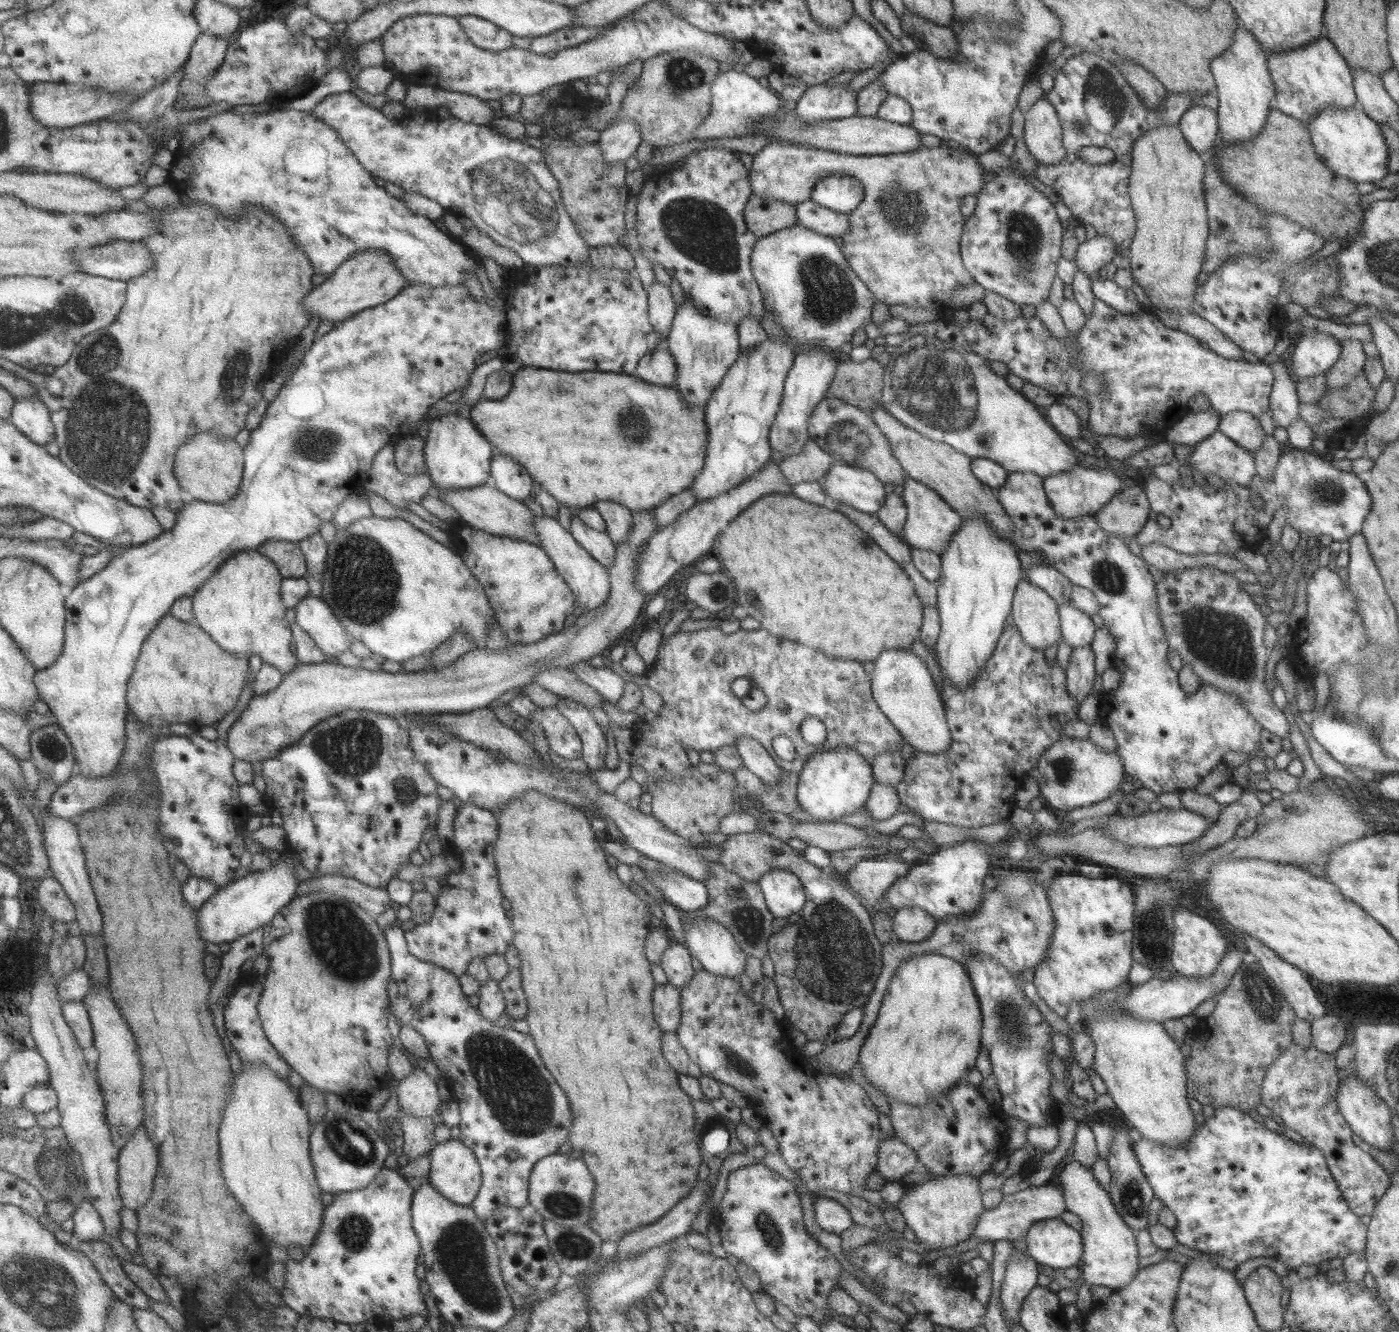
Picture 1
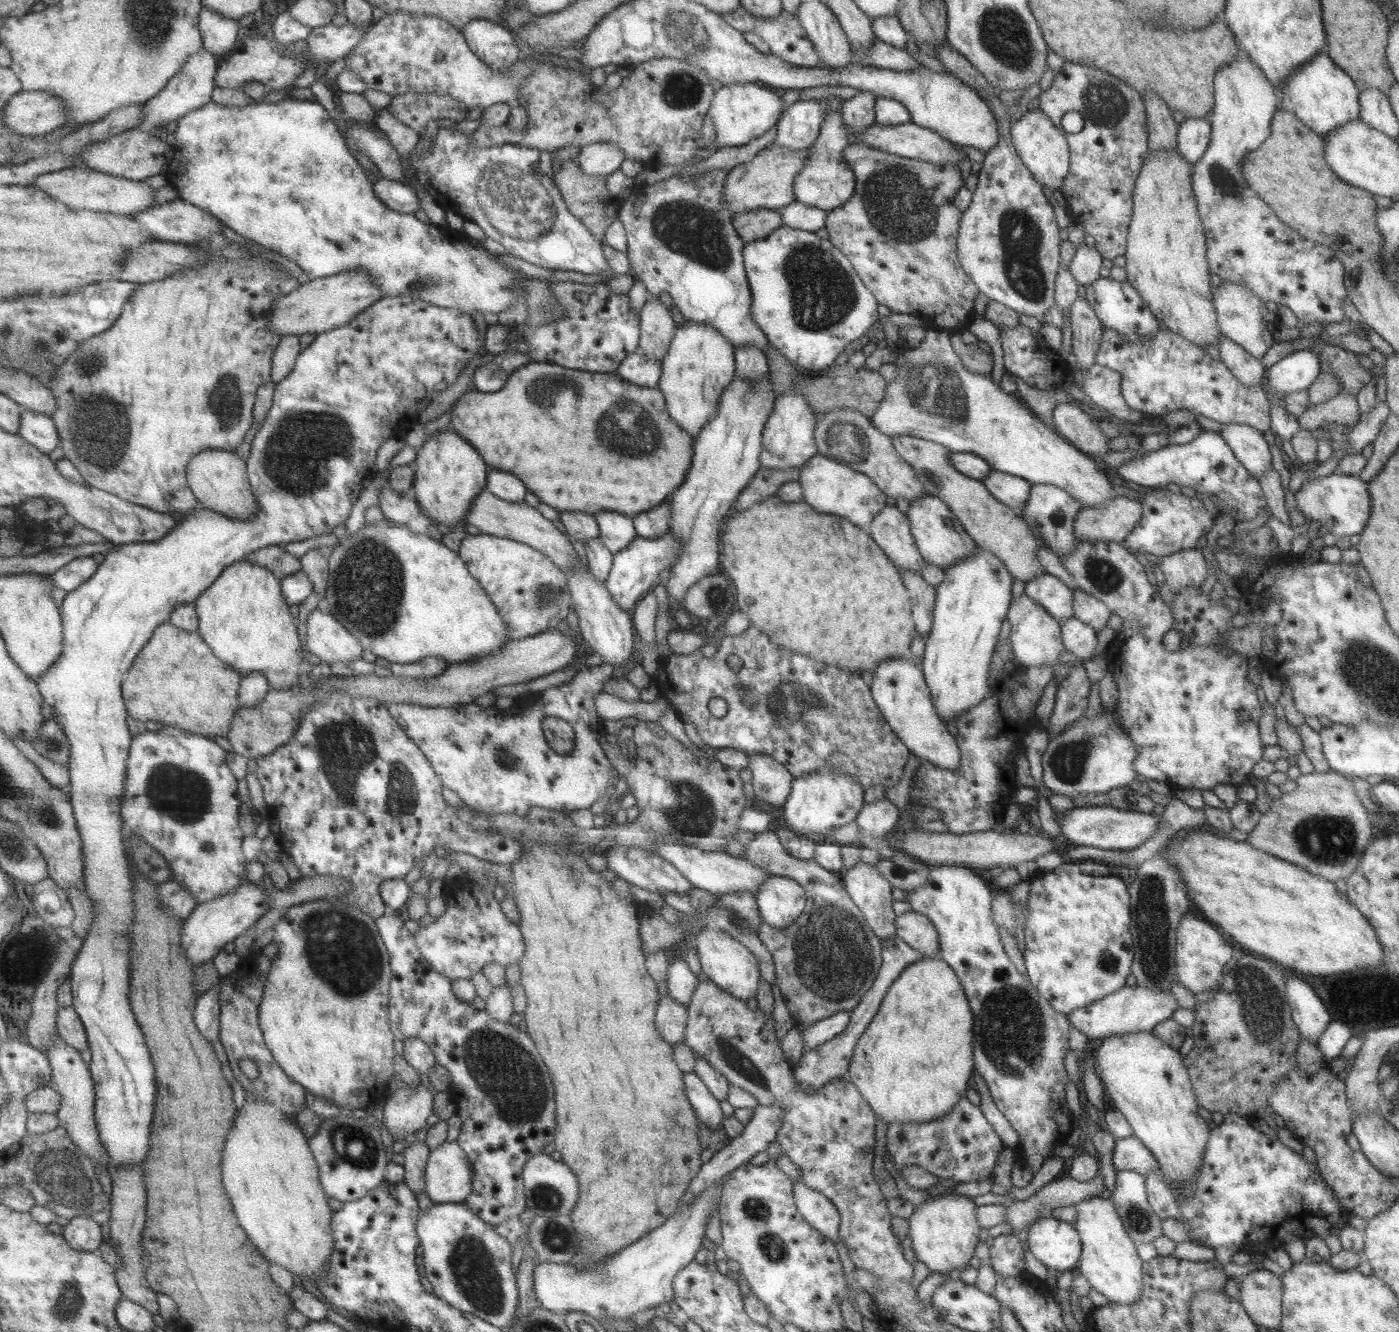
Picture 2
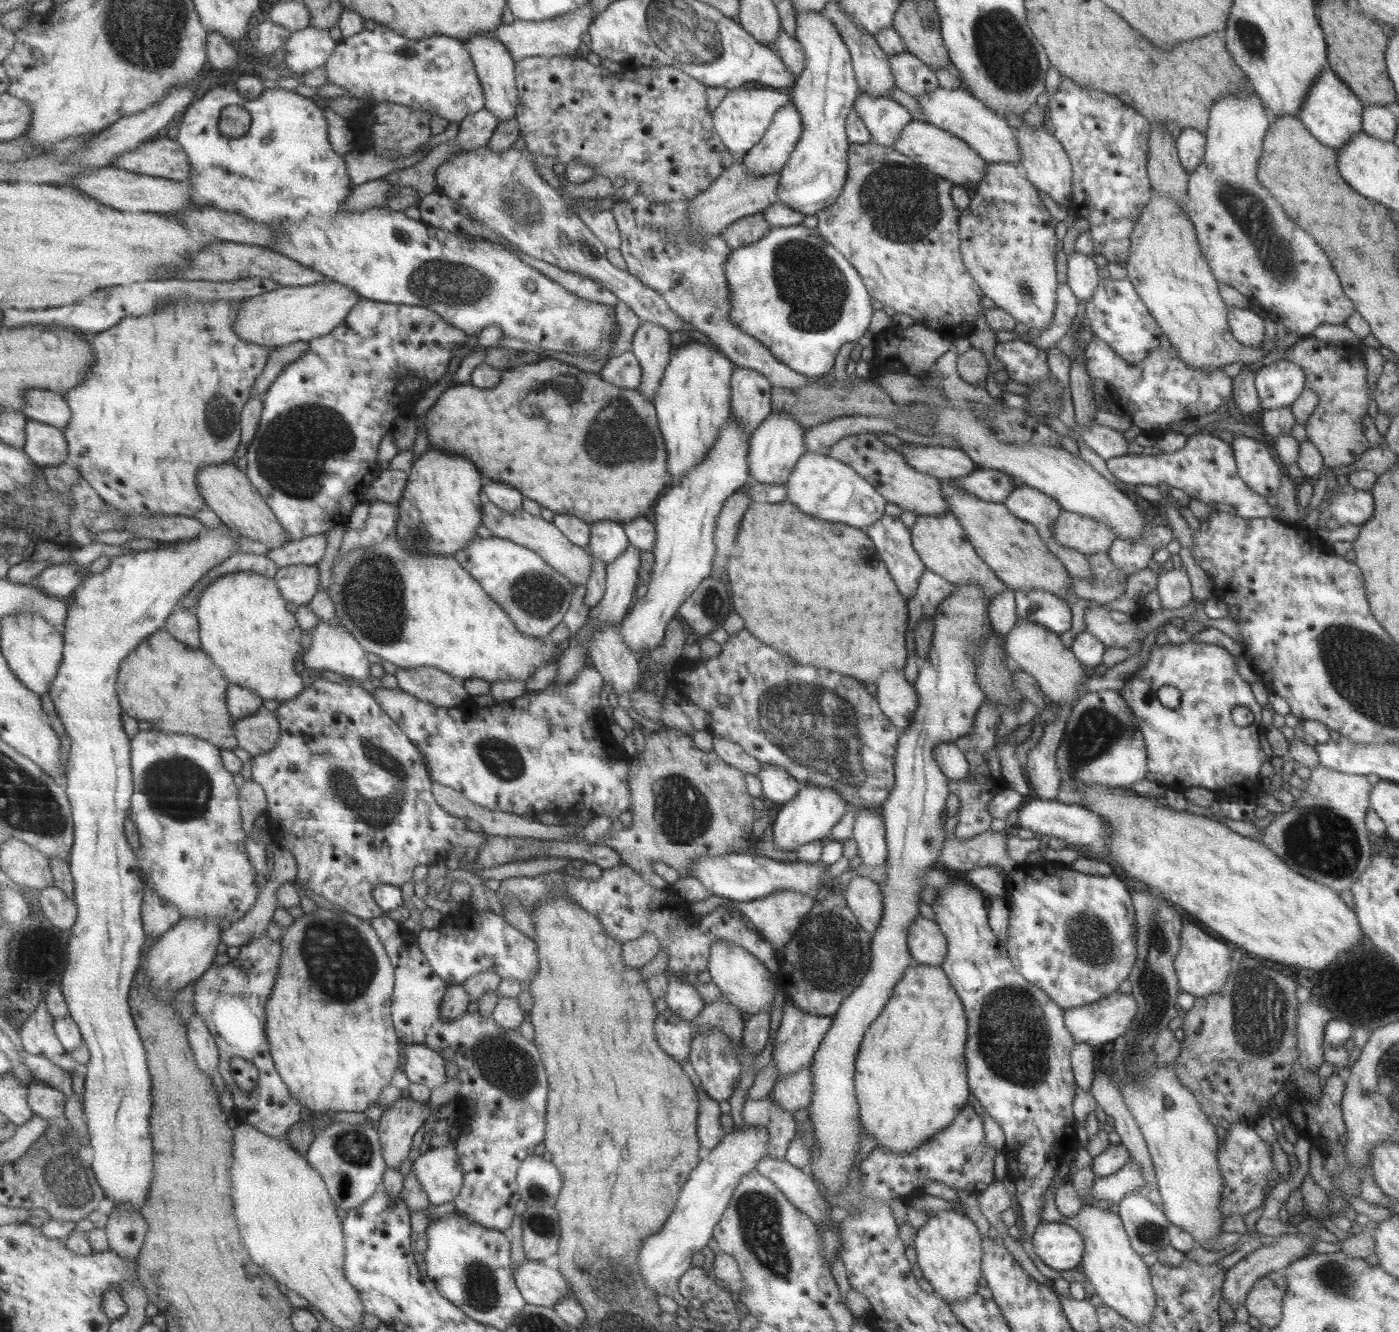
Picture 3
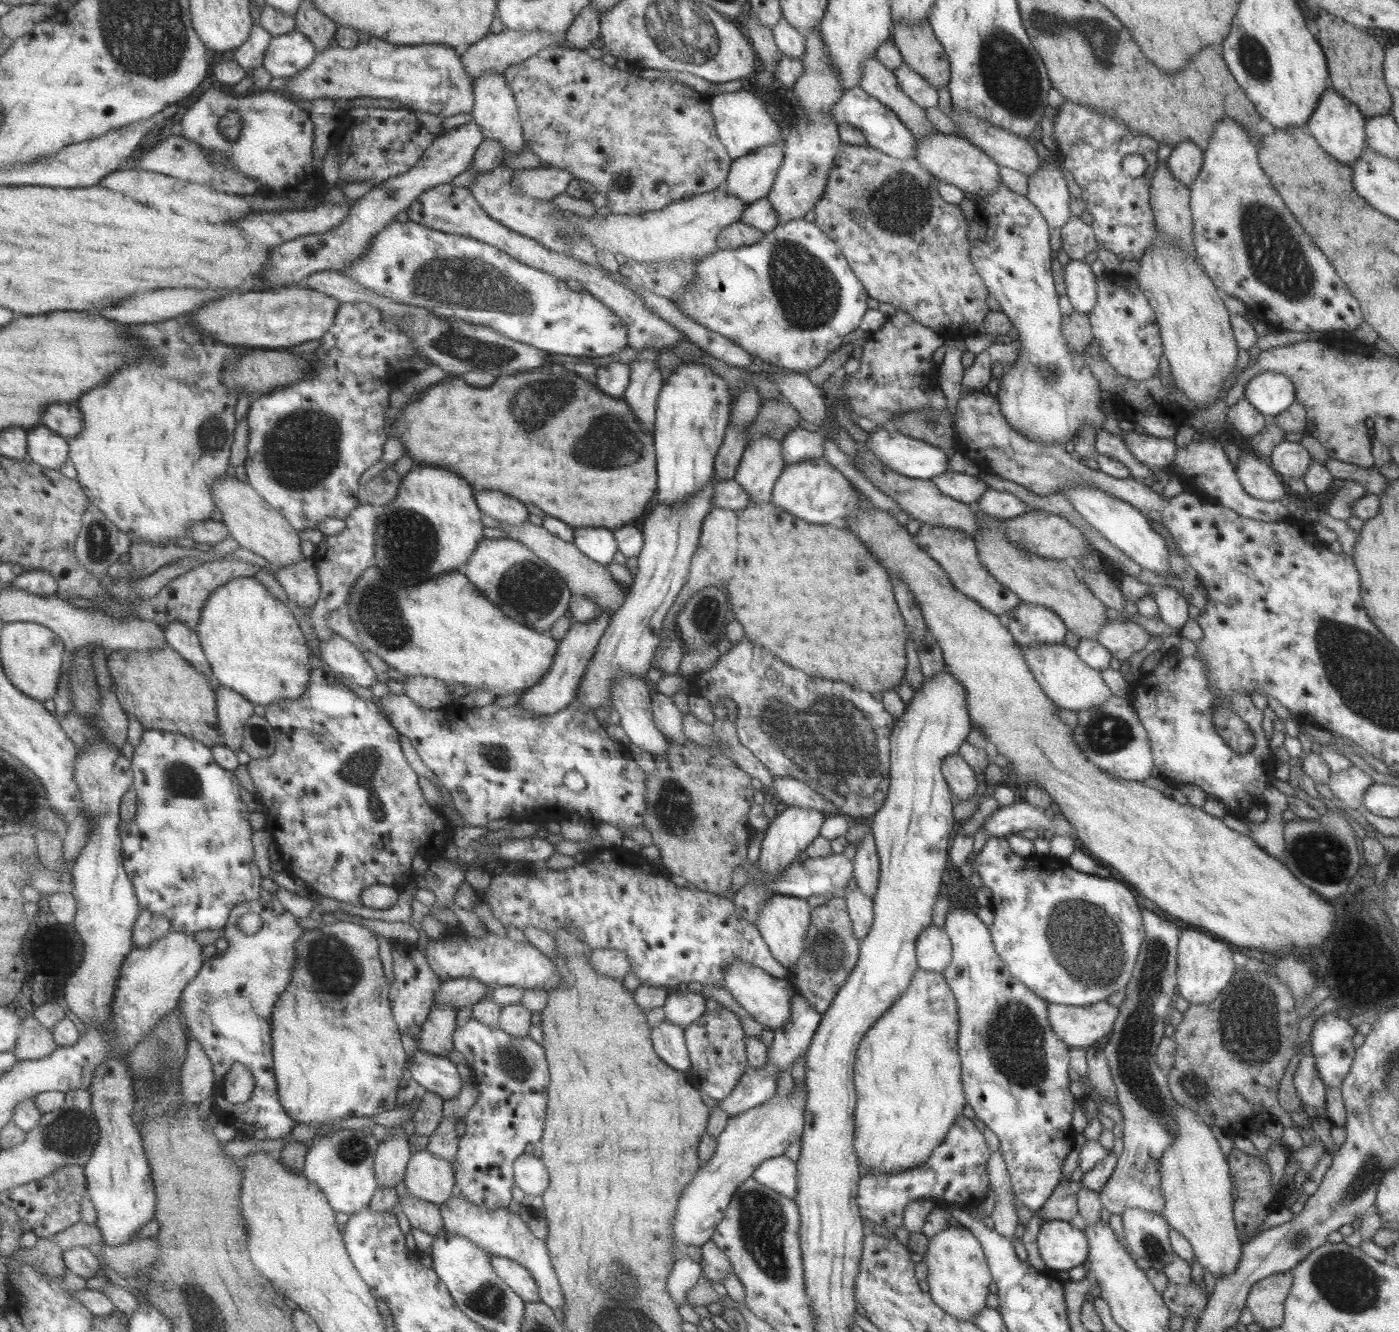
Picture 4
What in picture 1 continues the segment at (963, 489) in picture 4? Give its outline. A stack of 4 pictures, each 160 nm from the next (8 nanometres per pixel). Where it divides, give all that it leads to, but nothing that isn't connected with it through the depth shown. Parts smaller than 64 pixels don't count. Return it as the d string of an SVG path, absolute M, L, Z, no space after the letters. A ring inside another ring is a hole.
M1015 472L1007 473L1007 478L1005 478L1005 485L1001 485L995 490L997 500L999 504L1003 507L1003 510L1009 516L1010 521L1013 523L1014 529L1012 532L1012 541L1014 542L1015 548L1019 551L1027 552L1039 552L1044 558L1043 562L1047 565L1052 566L1055 570L1058 570L1069 582L1073 585L1081 586L1093 592L1094 597L1098 602L1098 611L1097 614L1103 619L1104 626L1109 631L1109 634L1113 635L1115 648L1113 656L1110 659L1110 664L1115 669L1118 670L1118 673L1121 674L1122 681L1120 686L1113 691L1109 696L1107 696L1107 708L1115 708L1115 710L1101 710L1099 715L1101 720L1104 722L1104 725L1109 728L1112 732L1115 742L1117 742L1116 752L1121 760L1123 765L1123 770L1125 774L1133 778L1133 780L1140 780L1142 786L1154 792L1157 796L1162 792L1173 792L1182 789L1193 789L1201 780L1203 776L1207 776L1218 763L1223 763L1223 755L1228 752L1241 752L1245 754L1251 754L1255 749L1259 749L1260 744L1260 732L1261 726L1249 716L1247 710L1241 708L1241 701L1235 696L1235 694L1225 694L1221 690L1217 690L1215 686L1209 686L1209 683L1201 682L1199 688L1195 695L1185 694L1181 690L1178 683L1177 672L1175 672L1167 662L1166 652L1167 652L1167 641L1165 640L1165 635L1160 623L1158 606L1157 606L1157 597L1155 590L1155 579L1152 577L1152 574L1148 571L1148 566L1146 562L1139 556L1133 555L1127 546L1122 541L1122 537L1113 536L1112 534L1107 534L1103 532L1095 522L1093 515L1085 514L1083 516L1078 516L1071 520L1061 520L1054 514L1052 508L1050 507L1048 498L1045 498L1045 493L1043 490L1043 479L1041 477L1032 474L1031 472Z

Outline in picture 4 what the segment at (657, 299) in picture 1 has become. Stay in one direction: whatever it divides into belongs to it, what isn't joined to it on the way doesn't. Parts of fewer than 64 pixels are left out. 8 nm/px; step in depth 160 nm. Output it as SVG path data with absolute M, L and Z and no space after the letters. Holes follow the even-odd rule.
M653 348L637 351L636 361L628 365L629 382L621 399L607 396L581 379L571 367L559 363L498 377L495 384L487 388L471 386L461 376L447 377L411 398L413 402L409 402L402 410L403 414L395 419L389 436L400 438L404 454L411 457L415 465L430 464L453 470L461 474L475 491L485 488L501 490L523 504L537 506L545 514L541 526L565 542L572 542L576 528L617 529L633 524L641 516L645 504L657 488L652 432L656 400L664 383L656 367L658 354L659 350Z

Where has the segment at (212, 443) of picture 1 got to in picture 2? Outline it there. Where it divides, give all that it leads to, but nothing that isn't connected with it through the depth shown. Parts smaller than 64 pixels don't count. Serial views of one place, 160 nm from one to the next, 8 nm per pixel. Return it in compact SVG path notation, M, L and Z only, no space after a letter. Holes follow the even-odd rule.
M215 449L197 454L188 466L188 481L201 504L229 518L249 520L259 512L256 494L249 480L248 461L236 451Z

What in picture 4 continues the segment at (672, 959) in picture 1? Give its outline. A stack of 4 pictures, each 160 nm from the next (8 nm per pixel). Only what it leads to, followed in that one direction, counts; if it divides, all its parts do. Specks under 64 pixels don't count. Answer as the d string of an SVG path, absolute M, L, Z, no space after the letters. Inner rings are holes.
M677 990L664 1000L664 1020L684 1029L705 1012L705 1000L701 993Z

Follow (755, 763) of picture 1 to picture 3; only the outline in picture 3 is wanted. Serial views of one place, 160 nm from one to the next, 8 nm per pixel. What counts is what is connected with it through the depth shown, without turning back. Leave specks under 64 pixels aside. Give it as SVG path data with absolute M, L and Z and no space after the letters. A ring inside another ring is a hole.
M761 765L761 770L756 775L761 781L762 797L767 798L769 802L789 802L803 786L780 766Z

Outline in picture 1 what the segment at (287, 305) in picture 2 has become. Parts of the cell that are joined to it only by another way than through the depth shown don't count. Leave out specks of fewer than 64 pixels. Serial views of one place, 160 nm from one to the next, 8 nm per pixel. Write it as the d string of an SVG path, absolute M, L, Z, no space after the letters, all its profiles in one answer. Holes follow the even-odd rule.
M370 248L367 252L353 256L324 283L315 286L315 290L304 298L304 307L313 318L320 317L323 322L328 320L337 324L363 310L389 302L407 286L405 275L401 274L401 268L393 261L392 254Z

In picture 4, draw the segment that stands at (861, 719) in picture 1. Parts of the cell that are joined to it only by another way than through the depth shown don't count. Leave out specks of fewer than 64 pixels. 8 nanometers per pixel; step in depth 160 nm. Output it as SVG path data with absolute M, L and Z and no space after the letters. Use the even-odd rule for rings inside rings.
M743 637L737 644L733 644L729 647L727 653L719 655L717 662L709 669L703 670L695 675L689 681L690 692L705 698L709 701L711 706L711 712L717 720L725 720L727 718L727 710L721 705L721 700L729 699L735 702L737 707L737 714L735 714L735 730L738 736L739 743L747 748L753 757L757 758L761 764L765 765L765 768L773 776L785 776L789 778L796 778L803 781L807 786L815 789L819 794L822 794L830 803L833 803L838 813L841 813L849 818L855 817L868 817L871 814L877 813L879 807L885 800L888 786L890 783L889 767L890 767L890 734L893 729L895 718L891 717L883 709L882 702L872 698L869 693L861 690L853 690L851 686L843 684L843 682L829 682L825 678L811 678L807 674L803 674L801 670L793 670L791 666L787 666L785 662L779 662L777 656L773 656L771 652L767 652L761 646L755 646L751 644L749 640Z

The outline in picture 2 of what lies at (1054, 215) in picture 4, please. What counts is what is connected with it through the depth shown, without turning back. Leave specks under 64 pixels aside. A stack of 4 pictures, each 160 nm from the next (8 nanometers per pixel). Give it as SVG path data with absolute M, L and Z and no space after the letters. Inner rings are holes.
M1038 107L1028 110L1021 118L1010 124L1009 134L1016 153L1032 177L1041 185L1060 190L1069 170L1068 144L1062 129L1053 126L1047 115Z

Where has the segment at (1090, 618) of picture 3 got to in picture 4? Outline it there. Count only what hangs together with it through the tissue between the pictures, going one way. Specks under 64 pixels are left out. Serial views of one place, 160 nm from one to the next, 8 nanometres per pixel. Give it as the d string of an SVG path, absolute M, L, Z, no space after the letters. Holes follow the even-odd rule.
M1114 616L1107 624L1100 626L1096 634L1096 641L1100 642L1119 663L1128 661L1132 654L1141 652L1149 638L1149 633L1141 626Z

